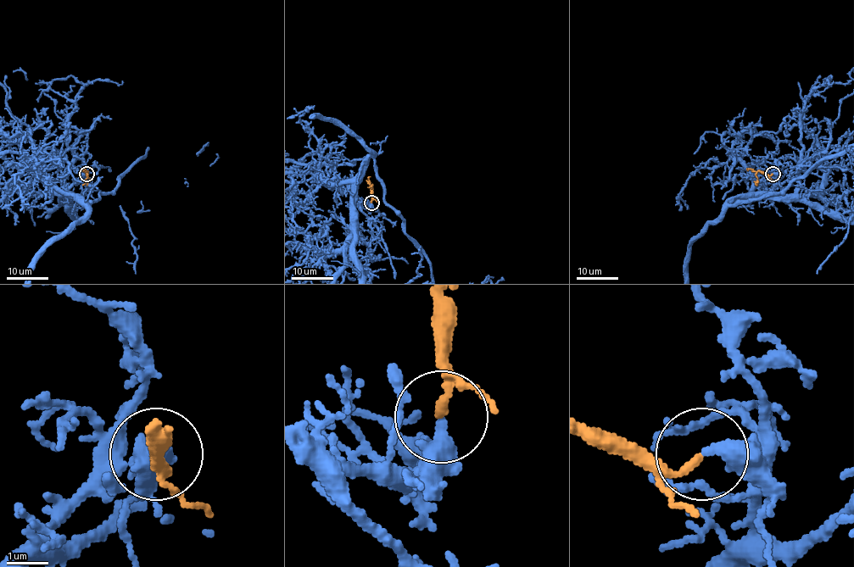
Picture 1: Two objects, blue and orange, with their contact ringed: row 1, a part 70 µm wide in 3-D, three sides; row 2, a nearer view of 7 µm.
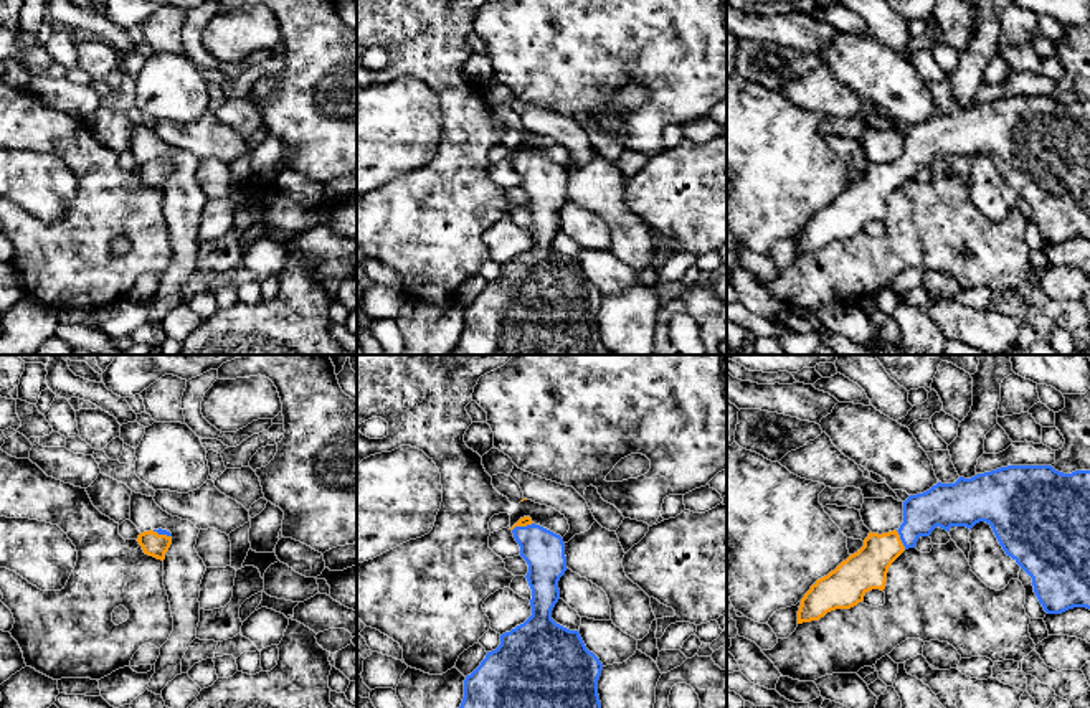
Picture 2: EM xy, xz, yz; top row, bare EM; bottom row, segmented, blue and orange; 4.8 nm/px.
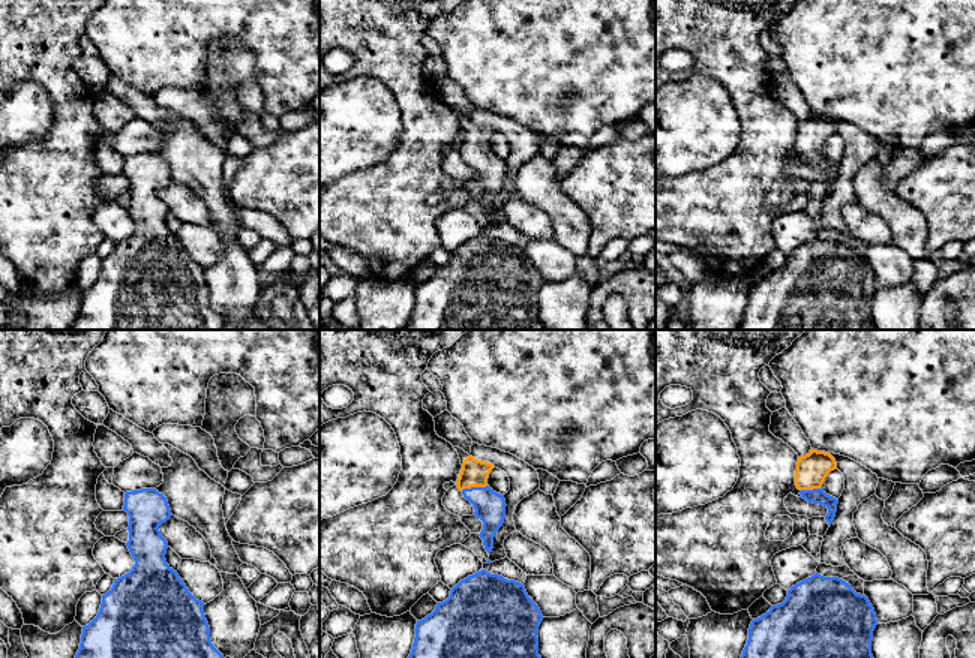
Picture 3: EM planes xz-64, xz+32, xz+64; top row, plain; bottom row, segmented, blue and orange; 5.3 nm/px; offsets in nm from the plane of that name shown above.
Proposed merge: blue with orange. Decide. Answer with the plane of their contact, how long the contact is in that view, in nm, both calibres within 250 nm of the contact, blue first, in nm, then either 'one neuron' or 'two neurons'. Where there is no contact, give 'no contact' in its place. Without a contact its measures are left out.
meets blue in yz; contact 110 nm long; 200 nm thick on the blue side, 200 nm on the other; one neuron

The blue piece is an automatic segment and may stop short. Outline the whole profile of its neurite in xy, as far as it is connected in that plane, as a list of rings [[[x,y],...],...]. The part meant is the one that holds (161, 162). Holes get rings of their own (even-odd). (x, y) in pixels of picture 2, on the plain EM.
[[[162,158],[150,160],[150,162],[140,163],[137,172],[142,177],[145,185],[164,191],[165,183],[172,175],[172,163]]]

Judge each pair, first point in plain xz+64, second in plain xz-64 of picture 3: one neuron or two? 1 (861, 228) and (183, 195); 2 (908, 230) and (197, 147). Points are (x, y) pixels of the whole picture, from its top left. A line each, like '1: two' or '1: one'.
1: one
2: one

